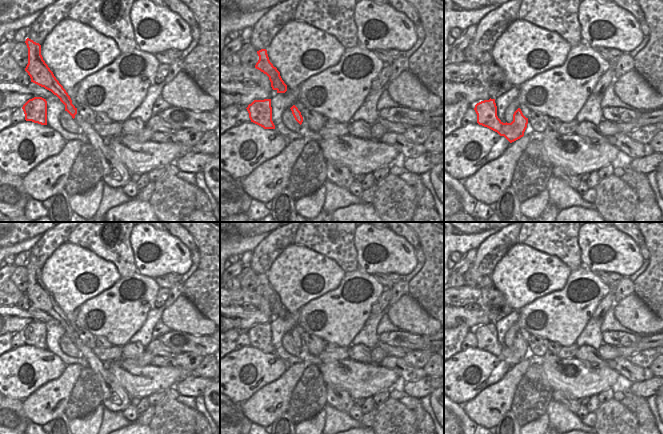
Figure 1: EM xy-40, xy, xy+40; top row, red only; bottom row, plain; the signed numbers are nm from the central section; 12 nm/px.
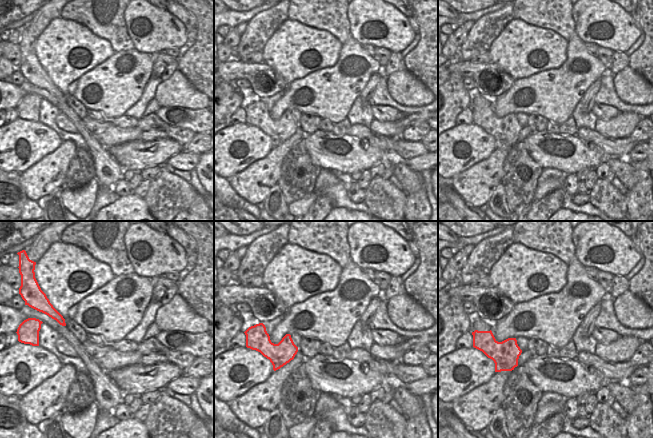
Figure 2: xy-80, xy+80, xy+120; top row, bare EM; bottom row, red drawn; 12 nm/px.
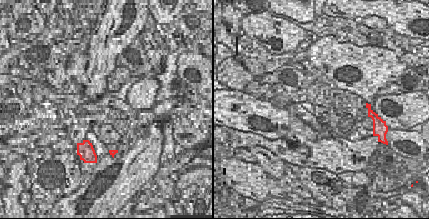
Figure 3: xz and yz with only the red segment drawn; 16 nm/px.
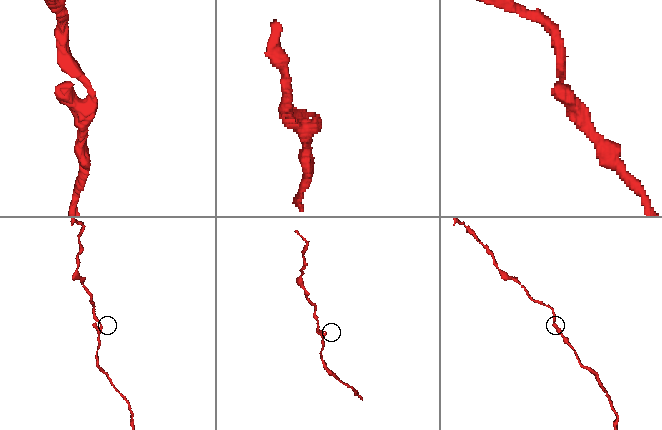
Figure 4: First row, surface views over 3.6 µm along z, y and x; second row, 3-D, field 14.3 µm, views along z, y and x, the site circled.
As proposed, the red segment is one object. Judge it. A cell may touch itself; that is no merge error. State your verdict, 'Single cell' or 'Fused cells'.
Single cell

